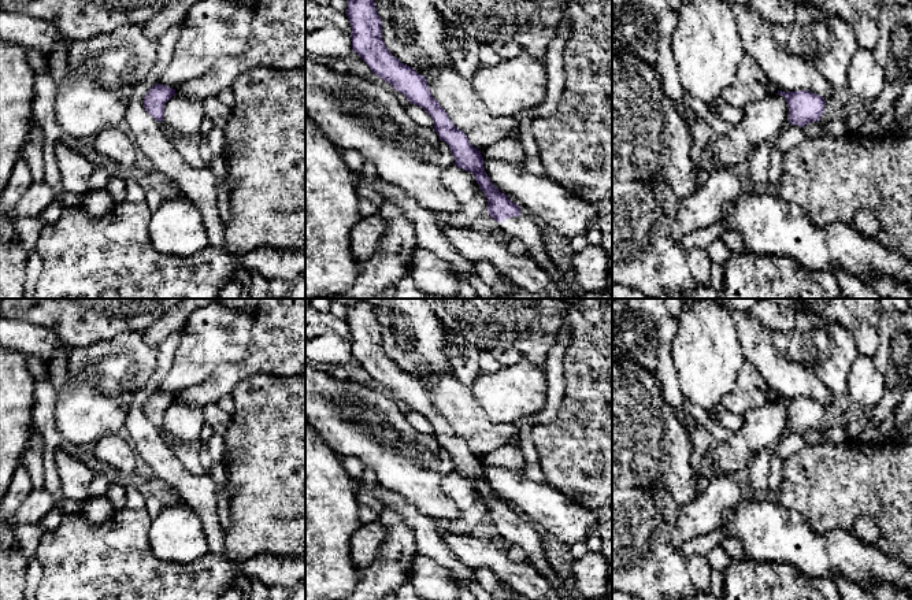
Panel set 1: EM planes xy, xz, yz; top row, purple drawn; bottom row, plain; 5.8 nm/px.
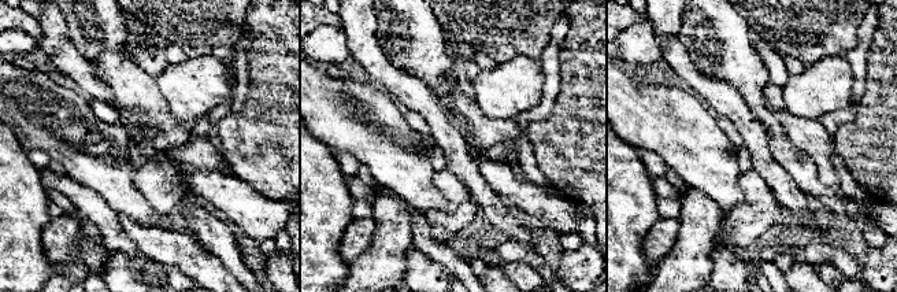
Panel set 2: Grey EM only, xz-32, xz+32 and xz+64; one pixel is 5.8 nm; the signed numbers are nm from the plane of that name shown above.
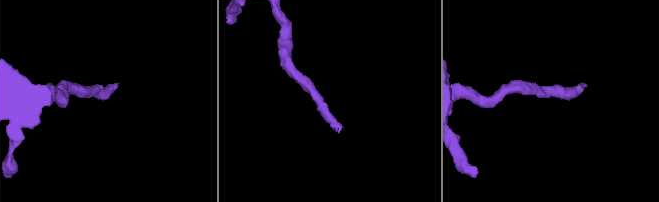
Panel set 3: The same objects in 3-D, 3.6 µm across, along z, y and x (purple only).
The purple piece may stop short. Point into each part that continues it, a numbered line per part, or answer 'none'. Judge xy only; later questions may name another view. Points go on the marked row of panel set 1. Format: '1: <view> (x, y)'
none

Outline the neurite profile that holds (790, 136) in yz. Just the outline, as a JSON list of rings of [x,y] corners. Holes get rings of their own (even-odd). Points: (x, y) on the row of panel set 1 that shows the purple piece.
[[[789,123],[771,144],[782,153],[787,153],[794,149],[805,137],[807,134],[802,127]]]

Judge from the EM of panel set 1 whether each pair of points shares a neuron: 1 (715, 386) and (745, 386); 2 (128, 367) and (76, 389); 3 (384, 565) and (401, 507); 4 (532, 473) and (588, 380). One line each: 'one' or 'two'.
1: two
2: one
3: two
4: two

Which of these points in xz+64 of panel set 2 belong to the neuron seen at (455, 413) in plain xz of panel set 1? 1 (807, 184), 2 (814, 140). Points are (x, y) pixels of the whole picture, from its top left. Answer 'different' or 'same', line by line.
1: different
2: same

